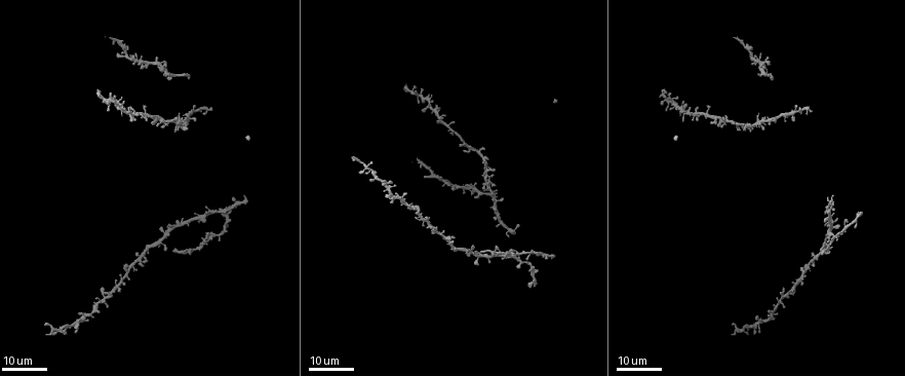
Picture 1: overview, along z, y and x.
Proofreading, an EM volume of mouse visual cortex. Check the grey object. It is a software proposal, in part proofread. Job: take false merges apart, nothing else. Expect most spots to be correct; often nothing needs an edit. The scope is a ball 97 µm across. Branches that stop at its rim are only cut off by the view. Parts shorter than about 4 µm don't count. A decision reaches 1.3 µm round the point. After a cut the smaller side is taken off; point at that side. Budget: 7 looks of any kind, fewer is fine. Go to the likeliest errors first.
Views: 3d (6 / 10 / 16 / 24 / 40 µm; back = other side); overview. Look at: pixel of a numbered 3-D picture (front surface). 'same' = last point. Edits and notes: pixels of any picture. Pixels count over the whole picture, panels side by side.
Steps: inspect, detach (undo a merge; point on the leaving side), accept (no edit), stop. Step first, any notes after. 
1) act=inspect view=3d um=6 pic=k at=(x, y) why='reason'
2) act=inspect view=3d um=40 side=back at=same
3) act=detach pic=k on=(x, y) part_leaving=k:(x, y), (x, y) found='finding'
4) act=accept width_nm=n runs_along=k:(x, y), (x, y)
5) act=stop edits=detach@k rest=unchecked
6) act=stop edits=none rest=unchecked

act=inspect view=3d um=24 pic=1 at=(823, 242) why='four or more arms meet'

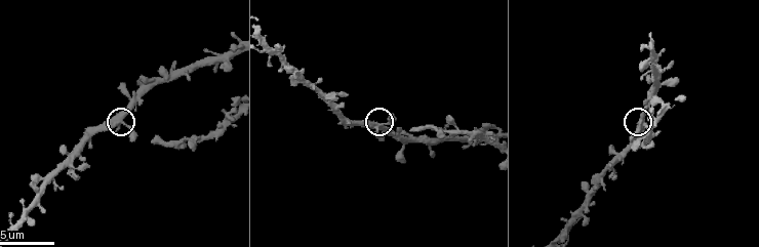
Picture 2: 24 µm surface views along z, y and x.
act=inspect view=3d um=6 pic=2 at=(121, 122) why='closer look'

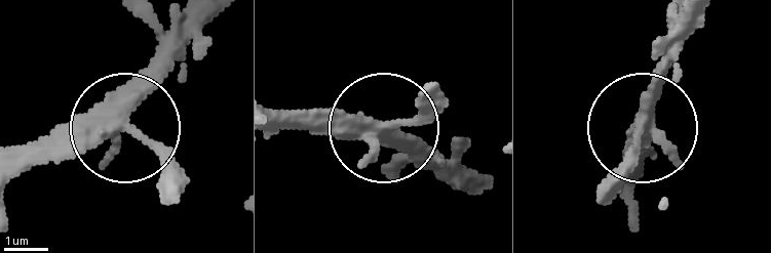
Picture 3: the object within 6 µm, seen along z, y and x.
act=inspect view=3d um=6 side=back pic=3 at=(126, 127)

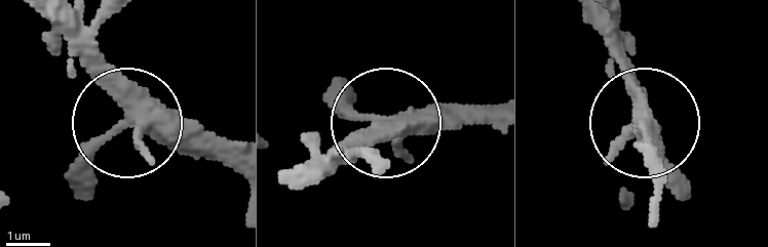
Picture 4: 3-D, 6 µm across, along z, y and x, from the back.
act=accept runs_along=4:(293, 171), (381, 120), (341, 79) found='all the same neuron'

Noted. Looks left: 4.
act=inspect view=3d um=6 pic=2 at=(162, 75)

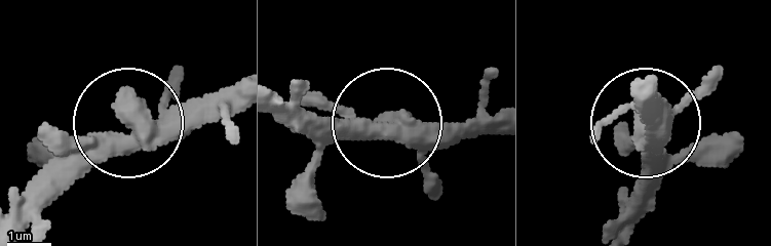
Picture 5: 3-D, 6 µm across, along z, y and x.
act=inspect view=3d um=6 side=back pic=5 at=(123, 114)

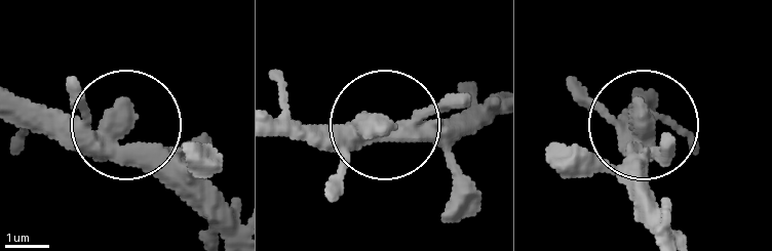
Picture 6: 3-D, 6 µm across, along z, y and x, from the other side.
act=accept runs_along=6:(644, 93), (644, 225) found='all the same neuron'

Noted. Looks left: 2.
act=inspect view=3d um=24 pic=1 at=(421, 97) why='thin neck'

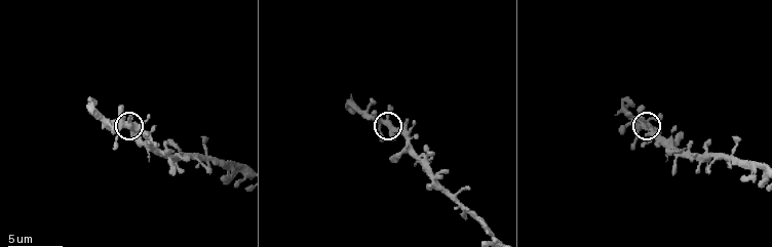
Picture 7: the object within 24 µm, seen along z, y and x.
act=inspect view=3d um=6 pic=7 at=(644, 125) why='closer look'

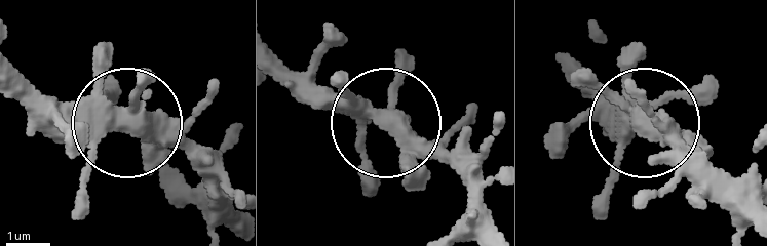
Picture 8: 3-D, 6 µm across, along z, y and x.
act=accept width_nm=390 found='continuous, no second neuron'

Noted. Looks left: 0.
act=stop edits=none rest=unchecked

